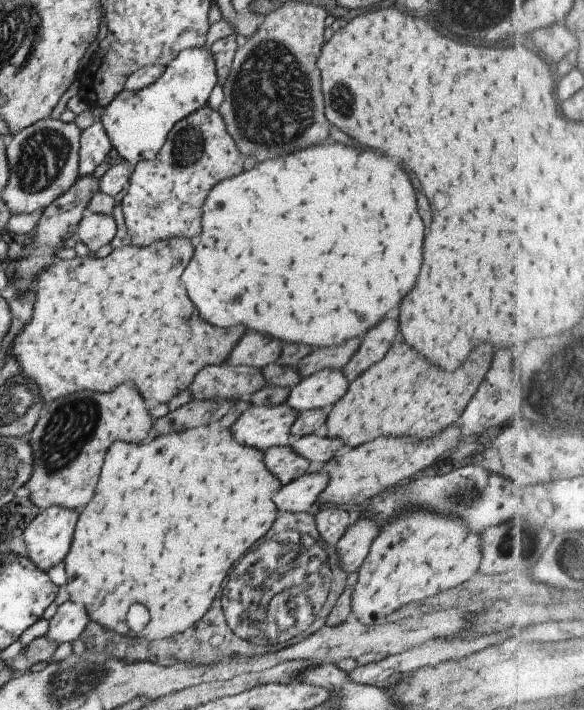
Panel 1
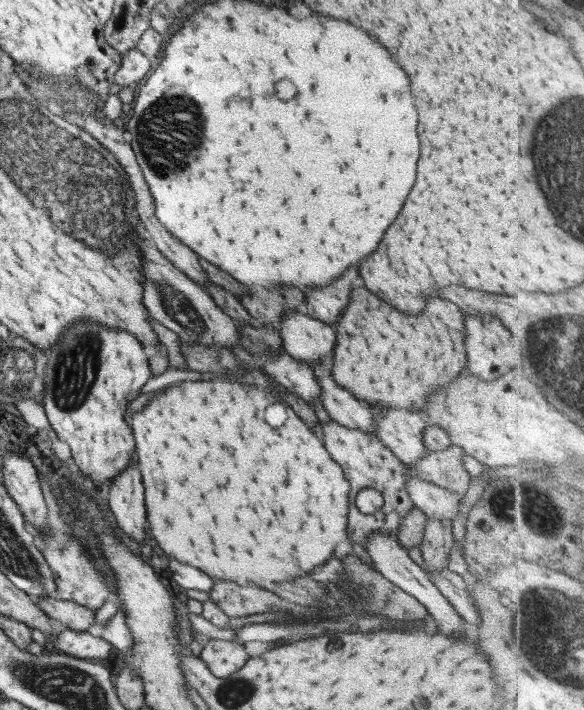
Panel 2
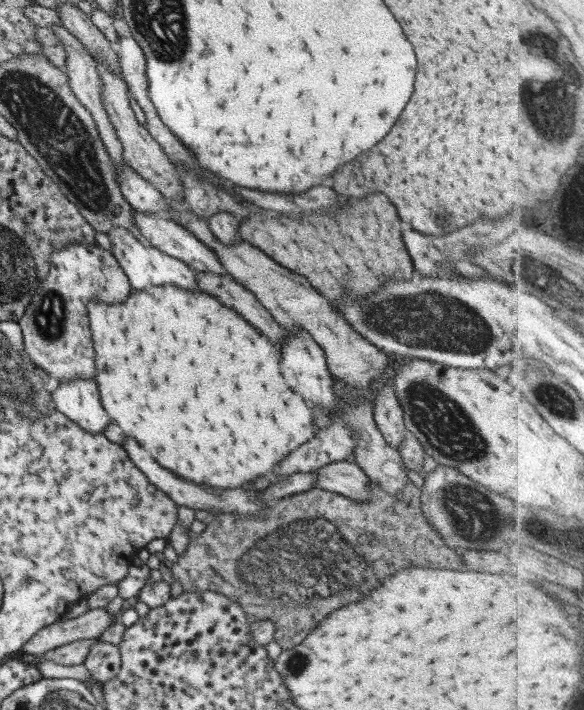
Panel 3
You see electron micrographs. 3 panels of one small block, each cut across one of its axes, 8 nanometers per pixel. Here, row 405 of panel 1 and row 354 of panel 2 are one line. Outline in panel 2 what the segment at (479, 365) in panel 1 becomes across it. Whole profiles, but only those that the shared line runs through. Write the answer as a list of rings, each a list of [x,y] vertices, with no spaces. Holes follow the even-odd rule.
[[[351,288],[351,302],[336,323],[335,334],[335,347],[328,363],[332,380],[358,401],[363,400],[366,405],[375,408],[403,408],[409,412],[425,410],[429,396],[451,384],[466,364],[463,314],[455,304],[441,298],[427,300],[421,316],[405,316],[395,312],[395,308],[389,308],[389,304],[381,302],[377,296],[369,294],[365,288]]]

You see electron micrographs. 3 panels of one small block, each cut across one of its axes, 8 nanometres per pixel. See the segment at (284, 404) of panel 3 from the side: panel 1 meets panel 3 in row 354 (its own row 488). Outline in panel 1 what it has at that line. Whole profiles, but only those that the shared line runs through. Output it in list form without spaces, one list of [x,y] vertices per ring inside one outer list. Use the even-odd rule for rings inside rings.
[[[218,422],[199,426],[199,428],[193,428],[193,430],[183,430],[179,434],[156,436],[147,444],[113,442],[113,445],[109,446],[104,455],[98,478],[91,500],[87,502],[87,506],[78,515],[69,551],[62,562],[67,576],[65,590],[69,596],[68,601],[79,602],[85,608],[85,614],[91,622],[103,626],[105,630],[115,630],[119,634],[129,634],[129,628],[127,628],[123,618],[127,614],[127,608],[133,602],[139,602],[149,610],[149,622],[139,632],[139,636],[143,636],[147,640],[161,640],[161,638],[167,638],[167,636],[177,634],[177,632],[183,633],[187,626],[197,622],[207,612],[207,608],[211,606],[215,594],[221,588],[223,578],[227,576],[227,570],[271,528],[271,524],[273,524],[273,520],[276,520],[278,513],[275,512],[276,508],[273,506],[271,498],[279,490],[280,484],[277,482],[277,478],[271,476],[265,468],[263,453],[259,452],[257,448],[251,448],[251,446],[237,442],[231,436],[230,430],[221,428]]]

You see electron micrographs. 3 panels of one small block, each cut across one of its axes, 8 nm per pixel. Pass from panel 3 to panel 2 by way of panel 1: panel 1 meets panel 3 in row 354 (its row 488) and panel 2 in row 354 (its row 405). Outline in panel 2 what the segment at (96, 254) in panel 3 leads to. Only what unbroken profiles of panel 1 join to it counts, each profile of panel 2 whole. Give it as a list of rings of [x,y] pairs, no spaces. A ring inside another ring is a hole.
[[[80,321],[65,332],[61,344],[55,344],[55,348],[43,354],[47,360],[44,368],[43,408],[50,428],[69,447],[75,466],[99,489],[103,482],[111,482],[115,474],[123,472],[135,454],[133,435],[129,422],[123,419],[123,412],[129,400],[139,394],[139,388],[151,376],[147,366],[148,352],[128,332],[105,330],[97,324]]]

